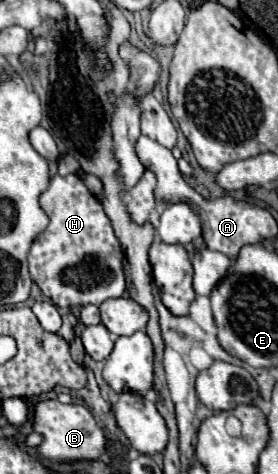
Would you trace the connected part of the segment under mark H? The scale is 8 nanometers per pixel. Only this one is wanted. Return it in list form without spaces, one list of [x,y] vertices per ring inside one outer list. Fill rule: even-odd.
[[[56,174],[50,180],[48,190],[40,196],[40,206],[48,214],[50,224],[48,228],[32,242],[32,248],[28,252],[28,266],[32,280],[40,286],[42,294],[48,296],[56,306],[68,308],[68,306],[88,306],[96,304],[100,306],[108,298],[120,298],[126,290],[126,276],[122,266],[122,248],[120,242],[112,230],[112,224],[98,202],[96,196],[88,192],[82,178],[78,174],[60,176]]]

